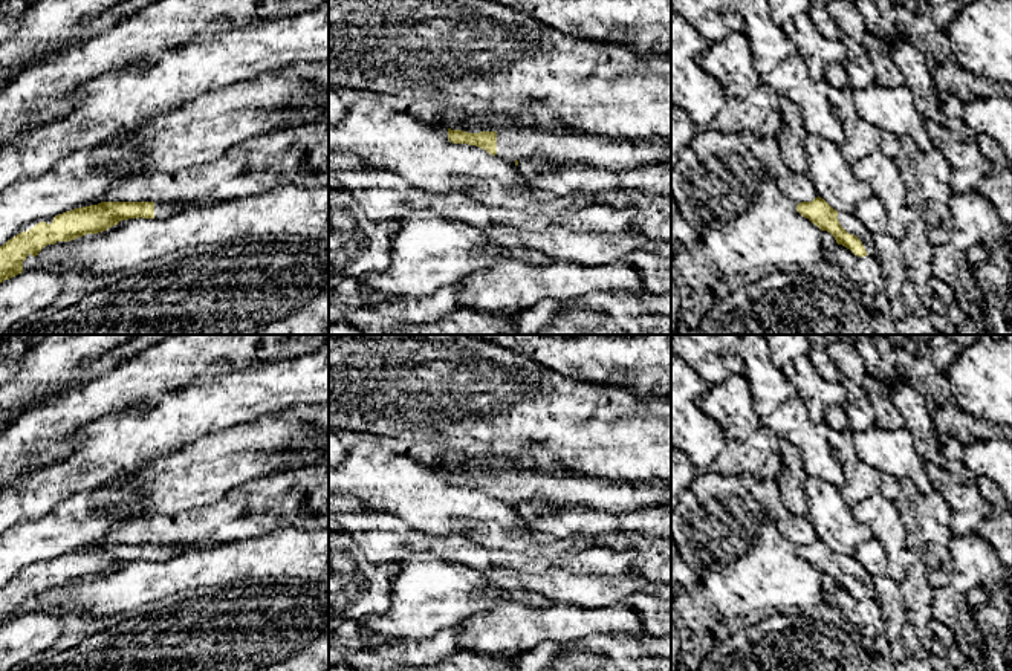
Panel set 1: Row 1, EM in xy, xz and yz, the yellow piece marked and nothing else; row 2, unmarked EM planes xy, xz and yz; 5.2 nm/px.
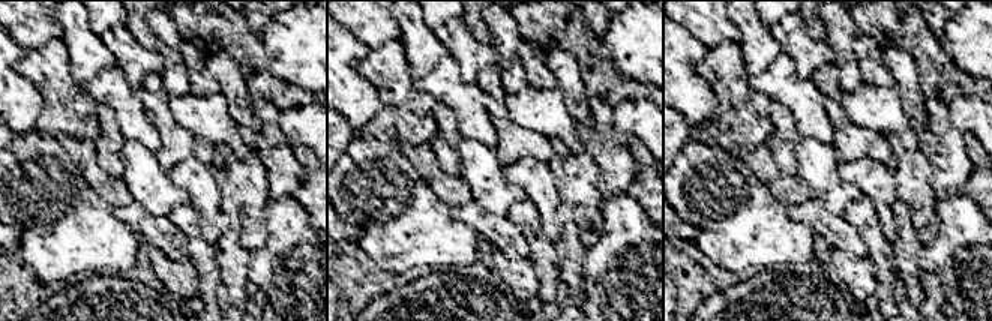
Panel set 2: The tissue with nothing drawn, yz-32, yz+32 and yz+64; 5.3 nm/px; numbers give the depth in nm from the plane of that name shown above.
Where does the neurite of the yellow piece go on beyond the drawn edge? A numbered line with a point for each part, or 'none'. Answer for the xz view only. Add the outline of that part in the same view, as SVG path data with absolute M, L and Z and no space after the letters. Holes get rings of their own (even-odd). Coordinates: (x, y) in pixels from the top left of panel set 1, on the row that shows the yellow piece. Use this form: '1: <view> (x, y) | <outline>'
1: xz (552, 149) | M498 130L497 154L503 162L538 159L553 168L584 164L619 171L647 165L671 165L671 139L627 142L589 133L547 130Z

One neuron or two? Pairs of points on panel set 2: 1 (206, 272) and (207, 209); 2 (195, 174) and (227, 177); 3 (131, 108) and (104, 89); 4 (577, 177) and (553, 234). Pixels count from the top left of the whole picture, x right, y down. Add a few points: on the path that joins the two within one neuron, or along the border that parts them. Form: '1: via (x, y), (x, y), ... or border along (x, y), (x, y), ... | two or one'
1: border along (188, 201), (200, 216) | two
2: border along (207, 164), (219, 189), (221, 210) | two
3: via (125, 102), (110, 89) | one
4: border along (553, 174), (563, 207) | two

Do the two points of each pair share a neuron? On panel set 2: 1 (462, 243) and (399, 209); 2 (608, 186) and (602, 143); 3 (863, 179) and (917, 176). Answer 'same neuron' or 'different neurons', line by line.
1: same neuron
2: same neuron
3: different neurons

